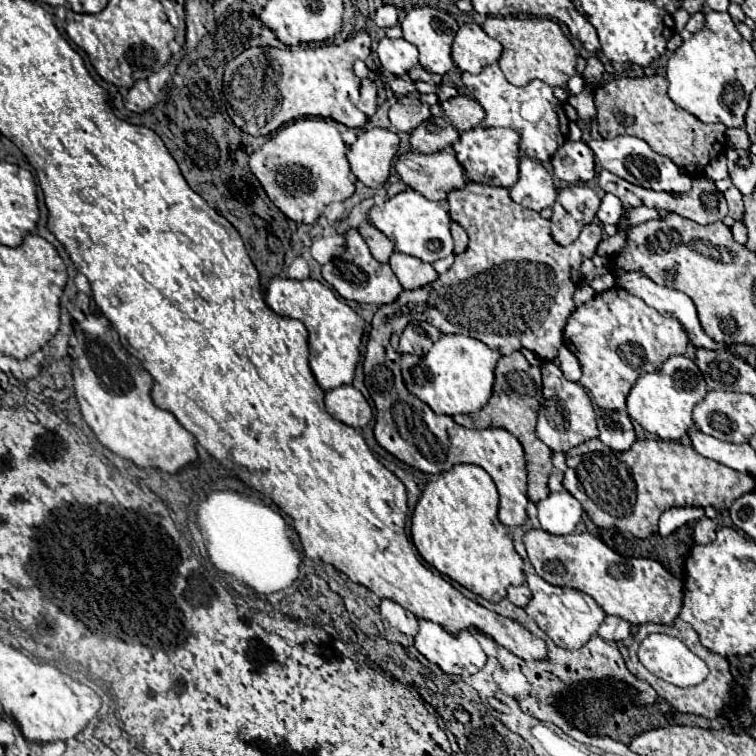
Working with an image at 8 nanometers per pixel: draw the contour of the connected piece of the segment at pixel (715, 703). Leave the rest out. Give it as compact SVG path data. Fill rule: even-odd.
M675 619L675 625L673 625L673 627L655 625L655 623L639 625L637 633L633 635L633 643L629 645L627 669L629 669L635 677L647 681L647 683L657 691L657 695L659 695L663 701L667 701L671 707L675 707L675 709L681 711L681 713L693 713L693 715L703 715L703 717L707 717L707 719L717 719L721 713L727 713L727 711L731 711L731 709L735 707L735 691L733 691L733 689L735 689L735 675L733 675L733 671L731 671L729 661L727 661L723 655L711 653L709 649L705 649L705 647L701 645L701 641L699 641L695 629L693 629L689 623L681 621L681 619ZM651 633L667 633L667 635L673 635L675 639L681 639L695 655L699 655L699 657L709 665L709 675L707 675L707 679L705 679L703 683L695 685L695 687L681 689L681 687L677 687L677 685L671 685L671 683L667 683L667 681L663 681L663 679L657 679L655 675L651 675L651 673L639 663L639 659L637 659L637 647L639 647L639 643L641 643L647 635L651 635Z

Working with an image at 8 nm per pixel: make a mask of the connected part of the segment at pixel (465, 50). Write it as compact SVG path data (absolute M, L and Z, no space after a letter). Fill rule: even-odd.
M465 23L455 35L451 55L459 71L481 73L483 67L497 63L501 51L501 43L491 39L477 23Z

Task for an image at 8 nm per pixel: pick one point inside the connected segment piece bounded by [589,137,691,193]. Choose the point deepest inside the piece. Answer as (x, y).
(632, 159)

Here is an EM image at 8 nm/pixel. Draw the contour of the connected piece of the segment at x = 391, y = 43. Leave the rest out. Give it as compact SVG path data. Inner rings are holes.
M383 37L379 41L377 55L379 55L381 67L397 77L401 77L403 73L407 73L419 63L419 51L415 49L415 45L411 45L405 39Z

